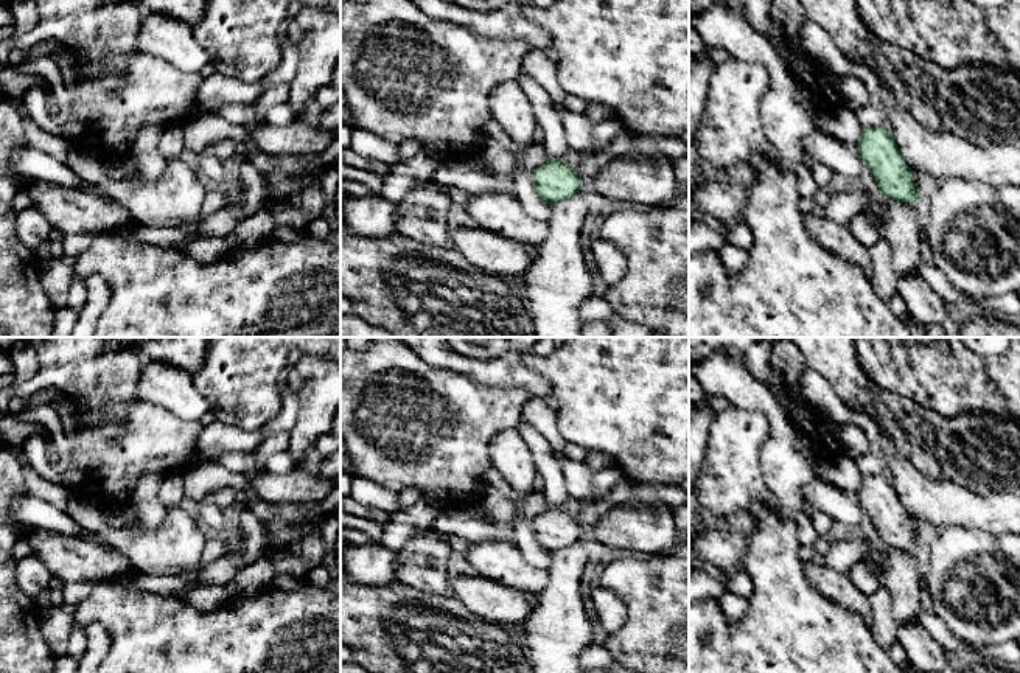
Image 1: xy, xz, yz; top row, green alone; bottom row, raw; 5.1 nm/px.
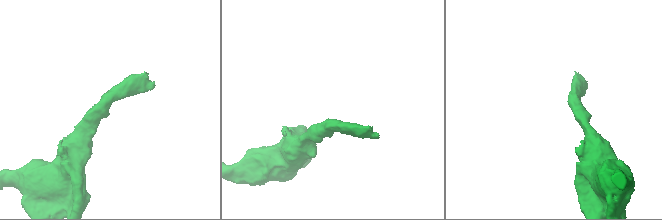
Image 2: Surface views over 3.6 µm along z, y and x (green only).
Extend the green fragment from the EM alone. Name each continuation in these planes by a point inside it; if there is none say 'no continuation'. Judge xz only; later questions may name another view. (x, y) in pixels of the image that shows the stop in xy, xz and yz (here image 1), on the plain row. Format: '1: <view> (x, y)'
no continuation

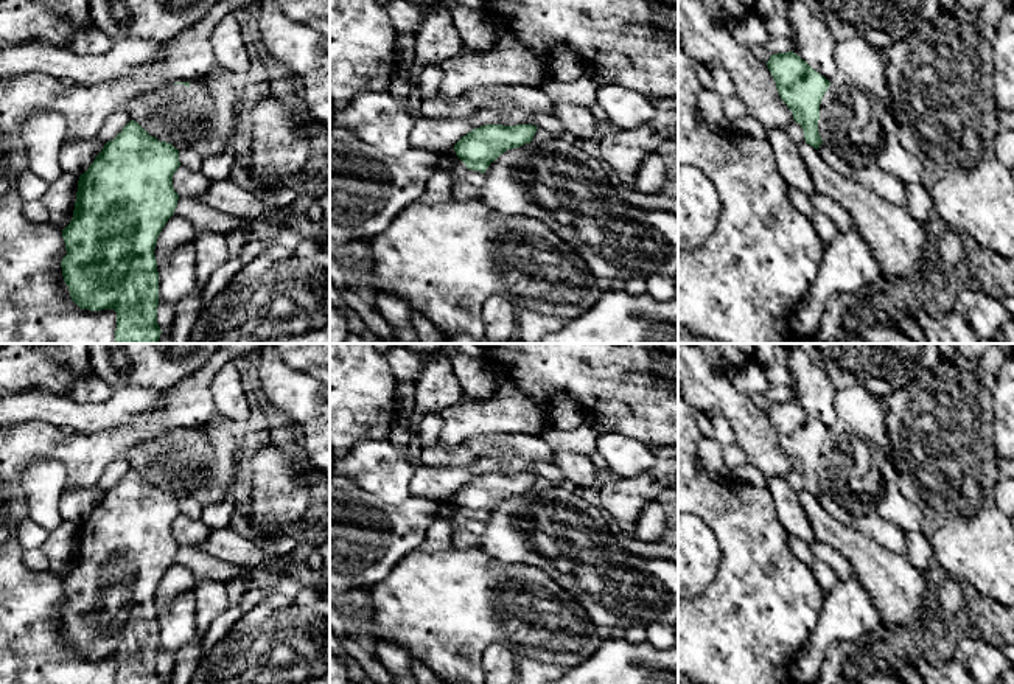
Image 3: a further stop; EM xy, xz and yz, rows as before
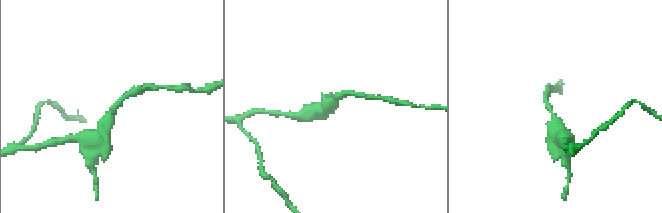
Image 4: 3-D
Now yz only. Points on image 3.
no continuation

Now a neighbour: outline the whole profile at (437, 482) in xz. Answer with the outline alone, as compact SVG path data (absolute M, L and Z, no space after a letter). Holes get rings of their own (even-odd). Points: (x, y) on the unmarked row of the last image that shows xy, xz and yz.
M477 457L470 466L418 465L409 482L411 496L446 502L463 483L485 473L535 473L530 462L509 457Z

